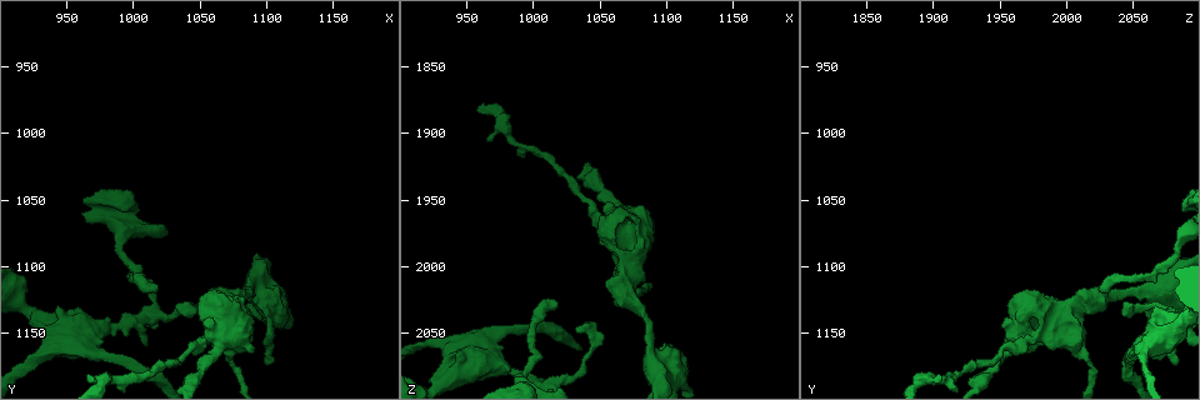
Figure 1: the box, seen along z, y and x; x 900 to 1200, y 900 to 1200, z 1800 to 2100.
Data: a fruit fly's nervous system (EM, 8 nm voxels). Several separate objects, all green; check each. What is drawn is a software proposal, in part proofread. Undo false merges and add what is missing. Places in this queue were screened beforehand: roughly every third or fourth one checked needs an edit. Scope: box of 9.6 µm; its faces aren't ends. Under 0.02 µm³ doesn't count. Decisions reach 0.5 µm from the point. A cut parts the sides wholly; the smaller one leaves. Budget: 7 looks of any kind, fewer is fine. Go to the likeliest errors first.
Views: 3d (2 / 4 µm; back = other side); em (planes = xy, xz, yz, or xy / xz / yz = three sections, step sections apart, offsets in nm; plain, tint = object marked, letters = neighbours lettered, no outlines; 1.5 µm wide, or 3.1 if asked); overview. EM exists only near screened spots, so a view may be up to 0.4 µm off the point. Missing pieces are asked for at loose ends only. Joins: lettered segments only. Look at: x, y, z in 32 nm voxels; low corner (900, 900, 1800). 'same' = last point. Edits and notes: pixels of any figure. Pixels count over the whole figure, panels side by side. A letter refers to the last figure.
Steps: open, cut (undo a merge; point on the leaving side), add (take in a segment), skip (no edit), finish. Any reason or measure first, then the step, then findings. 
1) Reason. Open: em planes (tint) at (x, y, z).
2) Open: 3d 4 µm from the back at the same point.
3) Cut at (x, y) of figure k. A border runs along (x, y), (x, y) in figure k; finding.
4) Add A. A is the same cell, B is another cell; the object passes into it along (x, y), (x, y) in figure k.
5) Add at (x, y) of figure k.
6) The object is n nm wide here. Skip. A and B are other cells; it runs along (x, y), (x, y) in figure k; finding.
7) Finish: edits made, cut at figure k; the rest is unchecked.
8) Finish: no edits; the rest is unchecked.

Free end. Open: em planes (letters) at (1018, 1116, 2028).

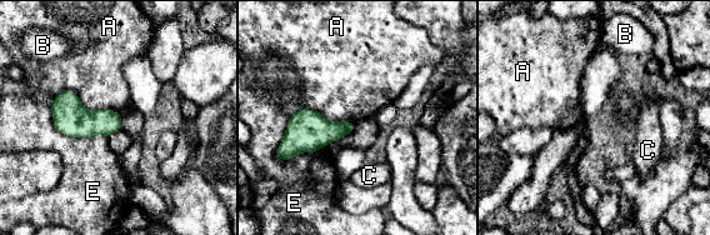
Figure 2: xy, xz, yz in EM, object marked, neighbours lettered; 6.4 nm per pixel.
Skip. A, B, C and E are other cells; a border runs along (53, 96), (120, 115) in figure 2; no lettered segment goes on from it.

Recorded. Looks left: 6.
Open: em yz step 4 (letters) at (1100, 1172, 2082).

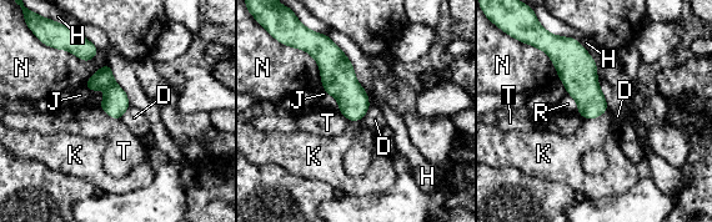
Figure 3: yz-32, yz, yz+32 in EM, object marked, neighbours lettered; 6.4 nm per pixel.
The object is 170 nm wide here. Skip. D, H, J, K, N, R and T are other cells; a border runs along (98, 105), (111, 117), (120, 120) in figure 3; no lettered segment goes on from it.

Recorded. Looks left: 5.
Calibre changes. Open: em xy step 4 (tint) at (1090, 1120, 2056).

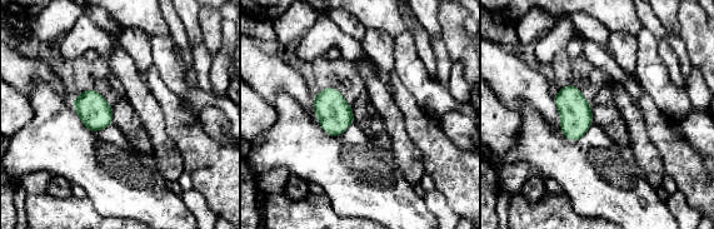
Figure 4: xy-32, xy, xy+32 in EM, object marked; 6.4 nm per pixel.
Another direction. Open: em planes (letters) at the same point.

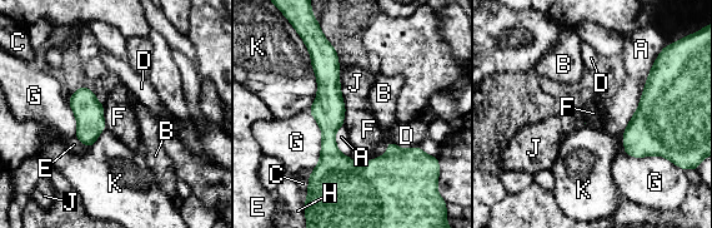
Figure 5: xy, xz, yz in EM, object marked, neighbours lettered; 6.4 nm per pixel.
Skip. A, B, C, D, E, F, G, H, J and K are other cells; it runs along (326, 49), (334, 198) in figure 5; one cell here.

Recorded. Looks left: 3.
Finish: no edits; the rest is unchecked.

